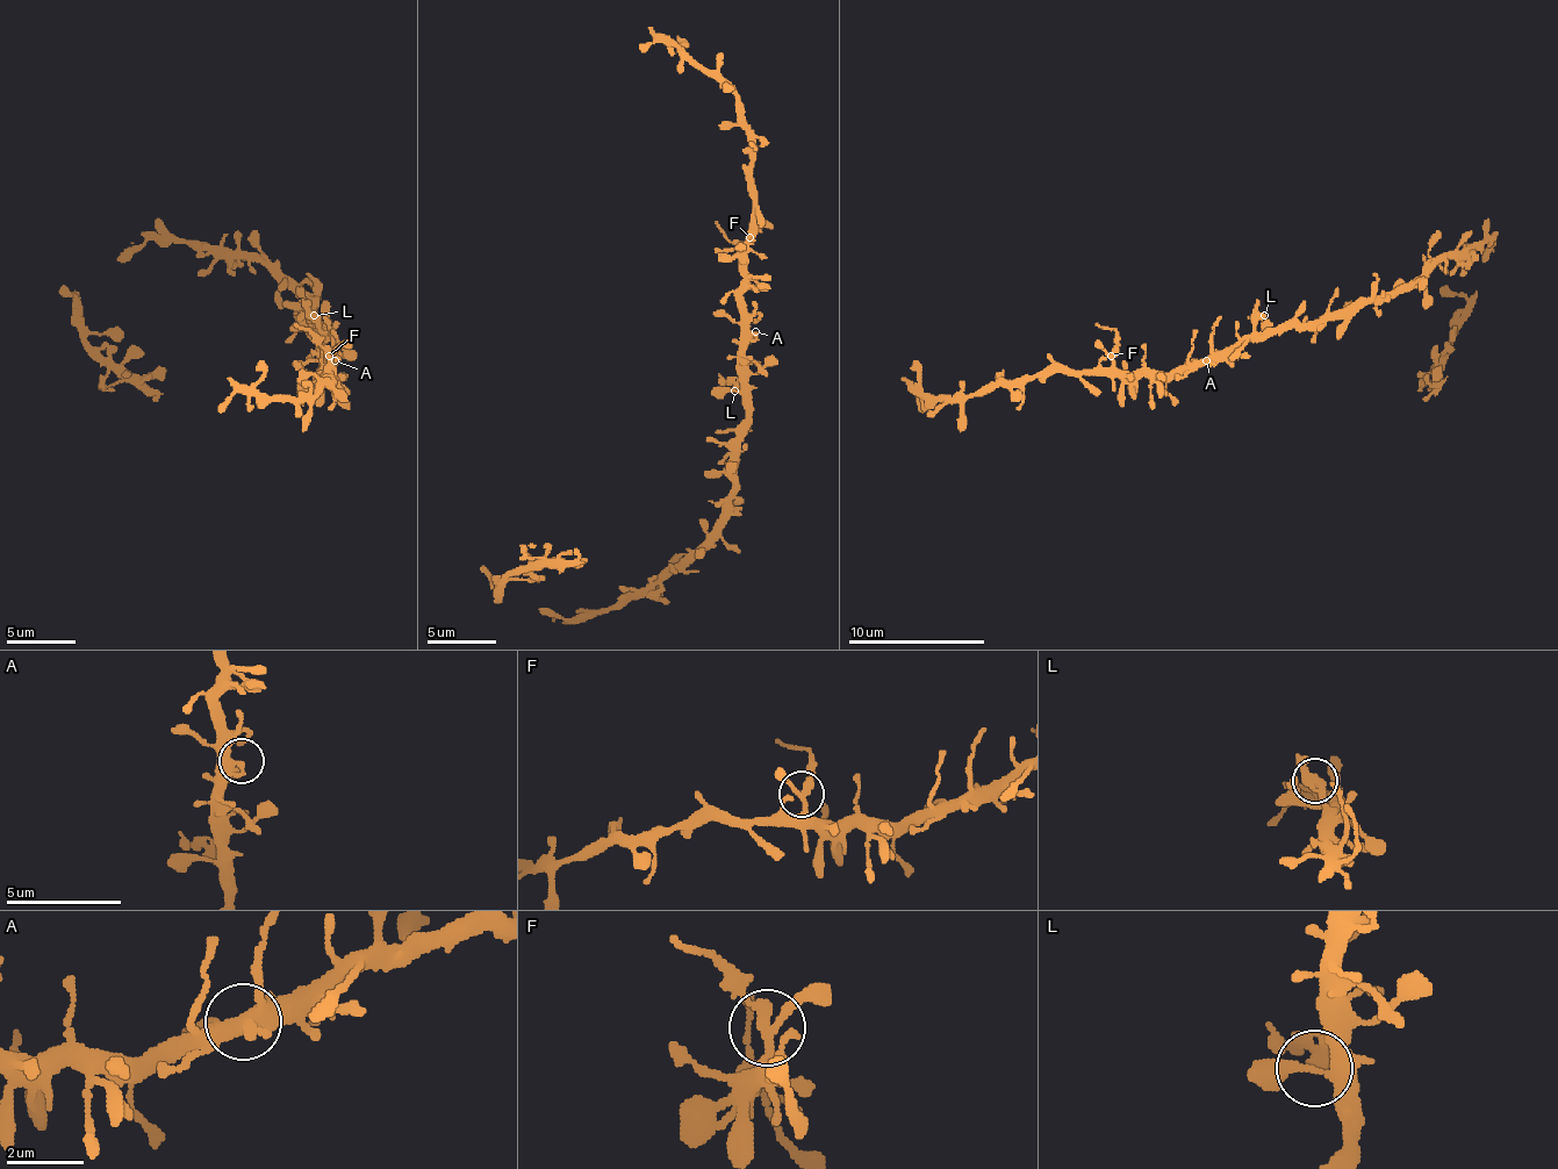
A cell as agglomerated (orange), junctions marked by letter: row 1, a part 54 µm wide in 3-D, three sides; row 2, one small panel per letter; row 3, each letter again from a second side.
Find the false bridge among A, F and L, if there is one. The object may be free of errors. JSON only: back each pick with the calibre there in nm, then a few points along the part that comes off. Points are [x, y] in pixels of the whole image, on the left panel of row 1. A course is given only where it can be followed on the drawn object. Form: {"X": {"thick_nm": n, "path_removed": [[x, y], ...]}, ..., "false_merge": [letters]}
{"F": {"thick_nm": 240, "path_removed": [[328, 357], [310, 332], [293, 322]]}, "false_merge": ["F"]}

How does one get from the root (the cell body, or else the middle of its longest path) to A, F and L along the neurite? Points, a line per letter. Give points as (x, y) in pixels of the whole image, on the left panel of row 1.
A: (314, 312), (324, 325), (324, 353), (335, 360)
F: (314, 312), (324, 325), (321, 374), (328, 367), (328, 357)
L: (314, 312), (324, 325), (324, 332), (314, 315)

